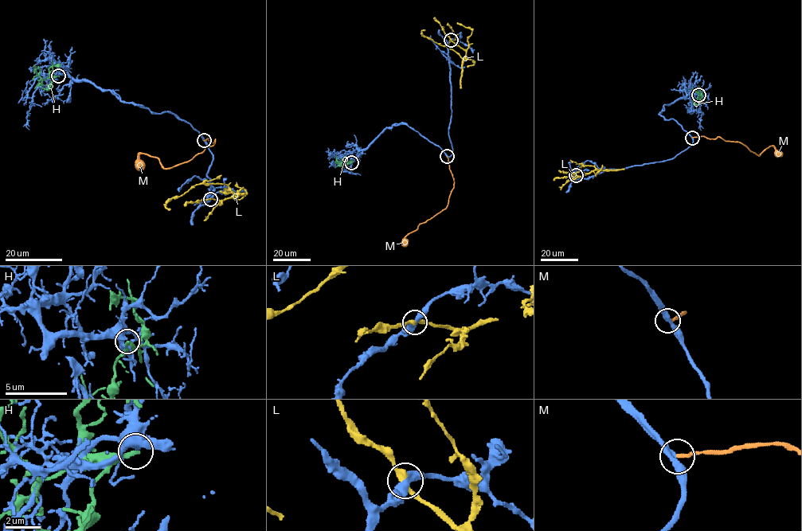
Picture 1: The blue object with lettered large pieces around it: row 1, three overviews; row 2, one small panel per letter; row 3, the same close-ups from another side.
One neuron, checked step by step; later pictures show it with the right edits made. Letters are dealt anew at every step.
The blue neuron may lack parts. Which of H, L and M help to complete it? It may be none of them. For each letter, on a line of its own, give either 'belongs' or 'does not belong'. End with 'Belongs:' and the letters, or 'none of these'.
H: does not belong
L: does not belong
M: belongs
Belongs: M

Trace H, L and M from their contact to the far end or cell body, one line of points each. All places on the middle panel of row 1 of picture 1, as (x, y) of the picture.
H: (351, 162), (342, 165), (337, 162), (336, 155)
L: (451, 40), (466, 52), (463, 59), (446, 46), (424, 37), (421, 32), (424, 29)
M: (447, 156), (454, 183), (448, 204), (405, 236), (405, 245)

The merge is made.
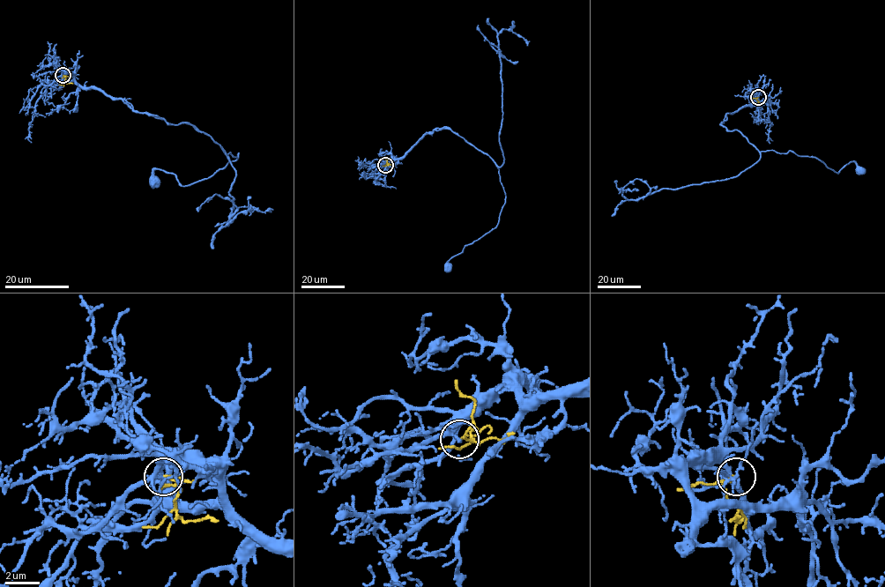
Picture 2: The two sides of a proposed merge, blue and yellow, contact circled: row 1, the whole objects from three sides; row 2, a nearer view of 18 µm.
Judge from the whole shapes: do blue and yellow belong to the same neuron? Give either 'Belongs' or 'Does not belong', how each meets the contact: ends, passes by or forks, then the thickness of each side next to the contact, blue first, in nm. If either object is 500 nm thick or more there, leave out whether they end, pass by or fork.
Does not belong. At the ring blue forks. At the ring yellow passes by. Thickness 180 nm (blue) against 100 nm

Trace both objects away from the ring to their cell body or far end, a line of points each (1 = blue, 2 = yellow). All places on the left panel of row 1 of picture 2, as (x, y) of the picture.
1: (63, 75), (135, 111), (189, 122), (226, 154), (238, 153), (197, 182), (183, 186), (159, 169), (152, 181)
2: (63, 75), (66, 82), (73, 83)

